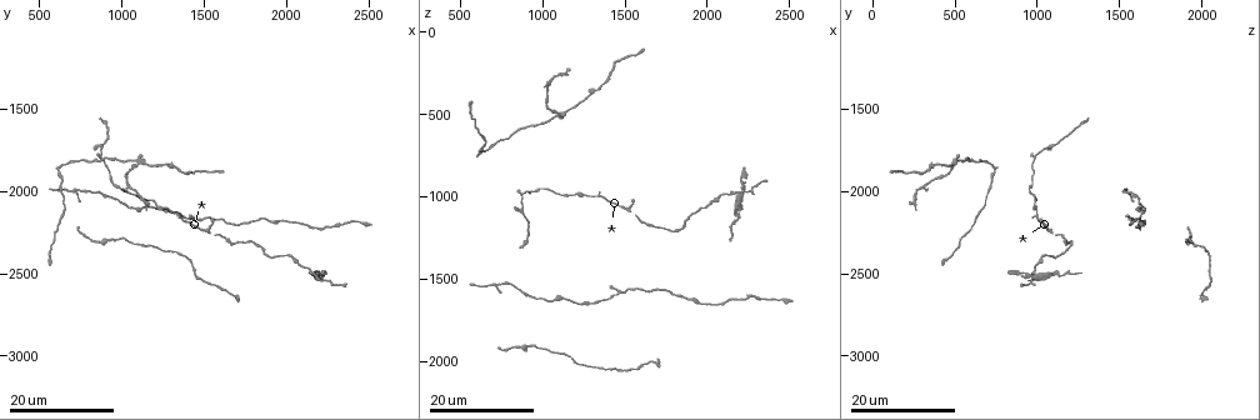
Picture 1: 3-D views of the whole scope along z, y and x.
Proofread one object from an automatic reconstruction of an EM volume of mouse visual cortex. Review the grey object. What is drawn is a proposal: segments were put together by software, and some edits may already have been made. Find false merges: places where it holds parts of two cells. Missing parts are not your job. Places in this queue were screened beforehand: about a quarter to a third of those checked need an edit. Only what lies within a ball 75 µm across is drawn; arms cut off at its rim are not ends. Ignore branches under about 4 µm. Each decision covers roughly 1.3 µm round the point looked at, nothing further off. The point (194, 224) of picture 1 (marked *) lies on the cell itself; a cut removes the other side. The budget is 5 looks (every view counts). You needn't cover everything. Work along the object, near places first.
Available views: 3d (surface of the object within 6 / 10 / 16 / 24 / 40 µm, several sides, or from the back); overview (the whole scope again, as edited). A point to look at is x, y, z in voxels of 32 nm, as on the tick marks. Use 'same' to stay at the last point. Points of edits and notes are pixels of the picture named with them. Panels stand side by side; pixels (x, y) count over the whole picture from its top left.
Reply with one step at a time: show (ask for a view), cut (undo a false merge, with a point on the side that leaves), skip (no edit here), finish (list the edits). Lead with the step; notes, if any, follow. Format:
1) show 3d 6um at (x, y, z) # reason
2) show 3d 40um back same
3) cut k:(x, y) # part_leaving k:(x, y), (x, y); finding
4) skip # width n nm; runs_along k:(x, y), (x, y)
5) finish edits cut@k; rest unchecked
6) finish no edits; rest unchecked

show 3d 16um at (1740, 2180, 1560)

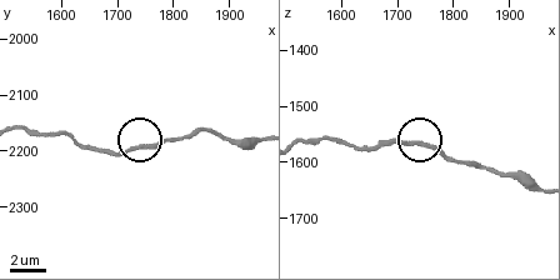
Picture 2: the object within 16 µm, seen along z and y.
show 3d 6um at (1740, 2190, 1570)

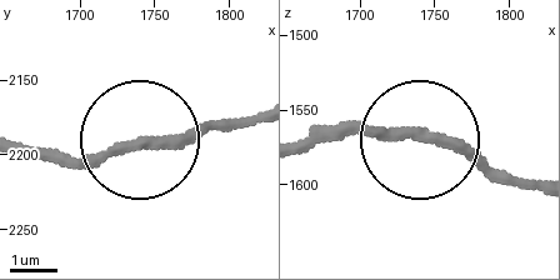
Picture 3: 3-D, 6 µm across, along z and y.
skip # one cell here

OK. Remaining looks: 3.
show 3d 24um at (2220, 2500, 980) # two arms in line, one across

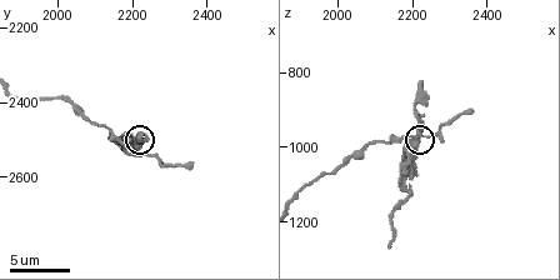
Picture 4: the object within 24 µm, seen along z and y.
show 3d 10um same

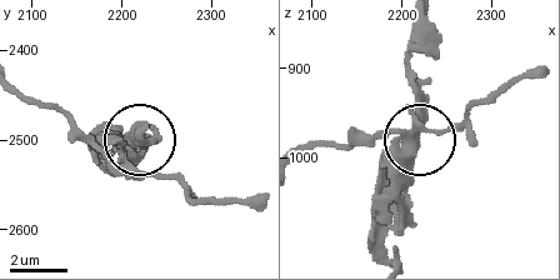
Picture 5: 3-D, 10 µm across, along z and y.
cut 5:(423, 99) # part_leaving 5:(406, 139), (393, 258); two cells meet here

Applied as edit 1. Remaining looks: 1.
finish edits cut@5; rest unchecked

